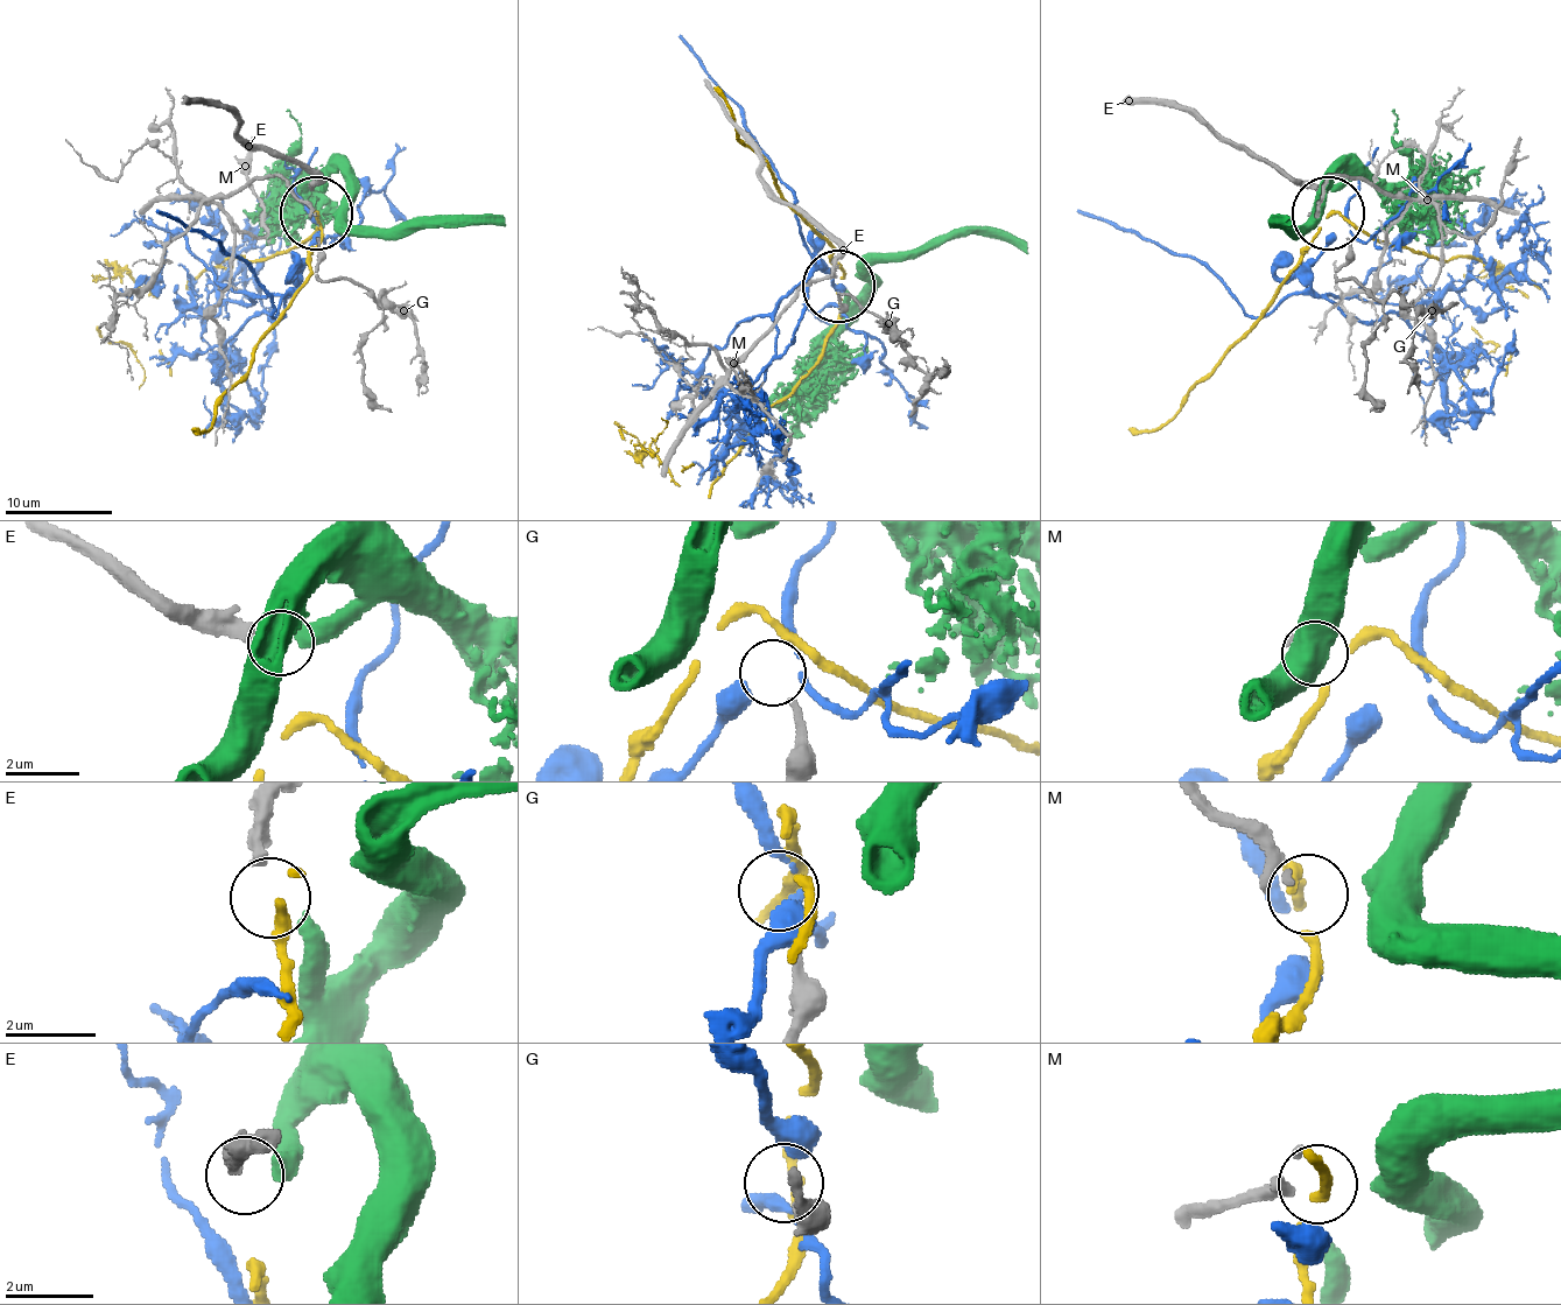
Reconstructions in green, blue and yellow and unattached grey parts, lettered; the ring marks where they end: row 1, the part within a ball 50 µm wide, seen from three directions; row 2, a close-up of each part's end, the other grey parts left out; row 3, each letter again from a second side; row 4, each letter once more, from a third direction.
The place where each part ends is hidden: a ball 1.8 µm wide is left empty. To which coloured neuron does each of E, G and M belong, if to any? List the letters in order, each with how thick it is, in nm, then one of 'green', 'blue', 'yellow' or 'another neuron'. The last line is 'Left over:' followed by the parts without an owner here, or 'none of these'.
E: calibre 360 nm; green
G: calibre 200 nm; blue
M: calibre 360 nm; another neuron
Left over: M

